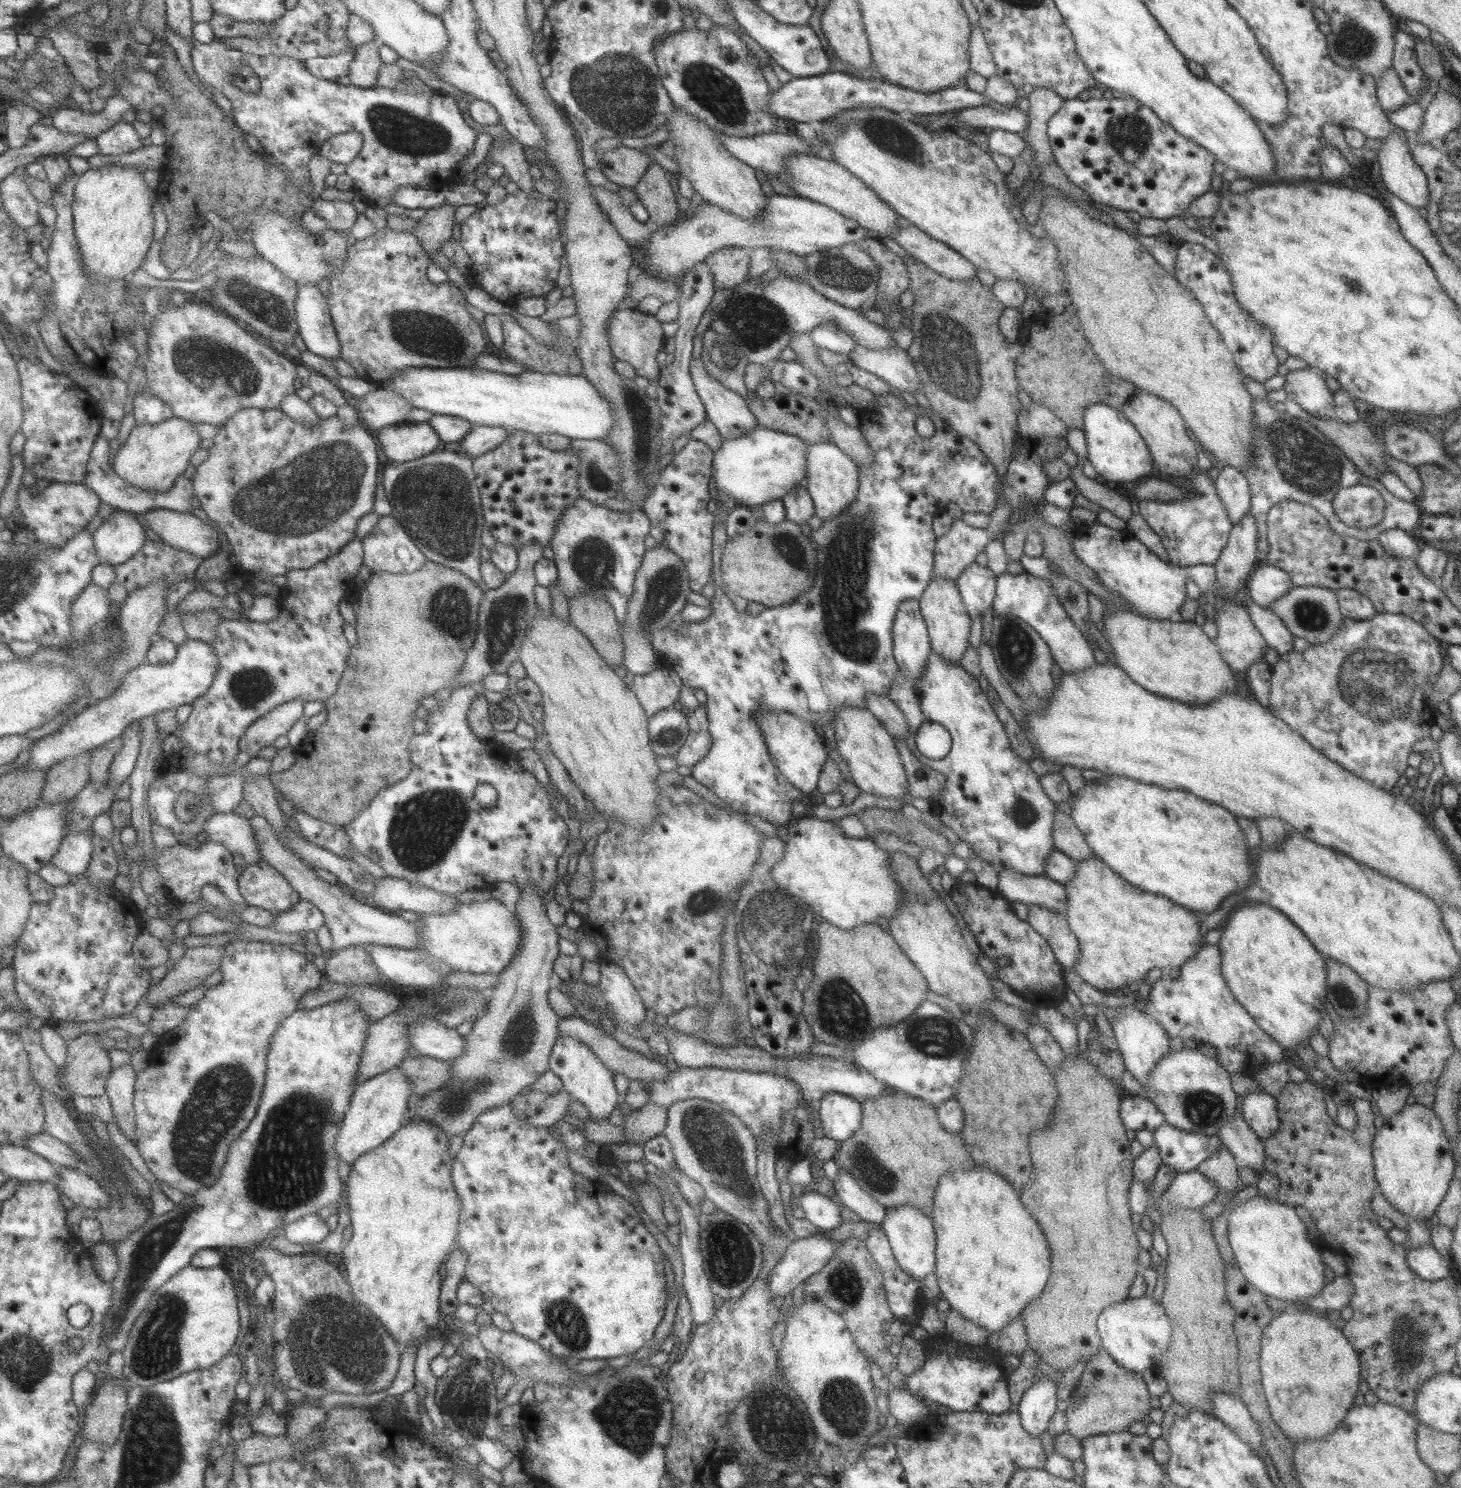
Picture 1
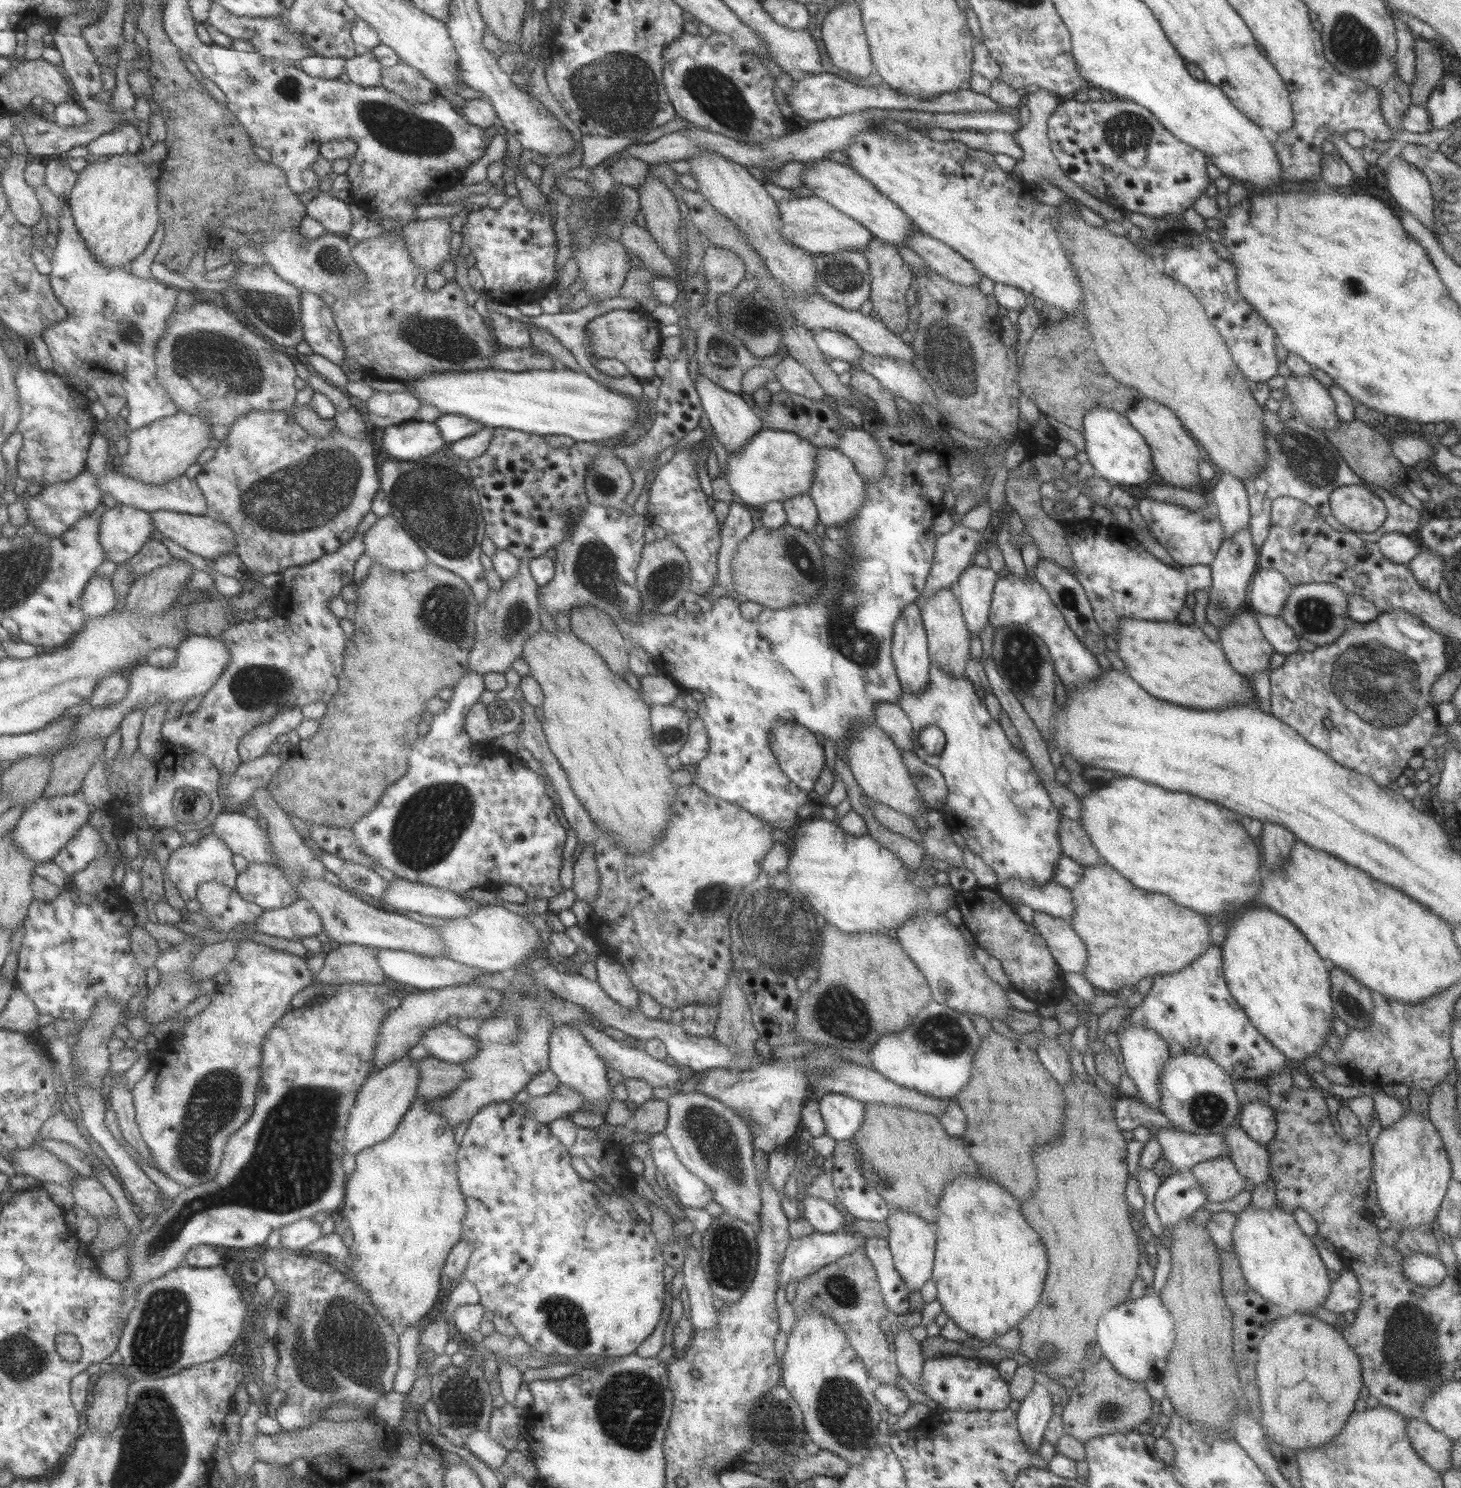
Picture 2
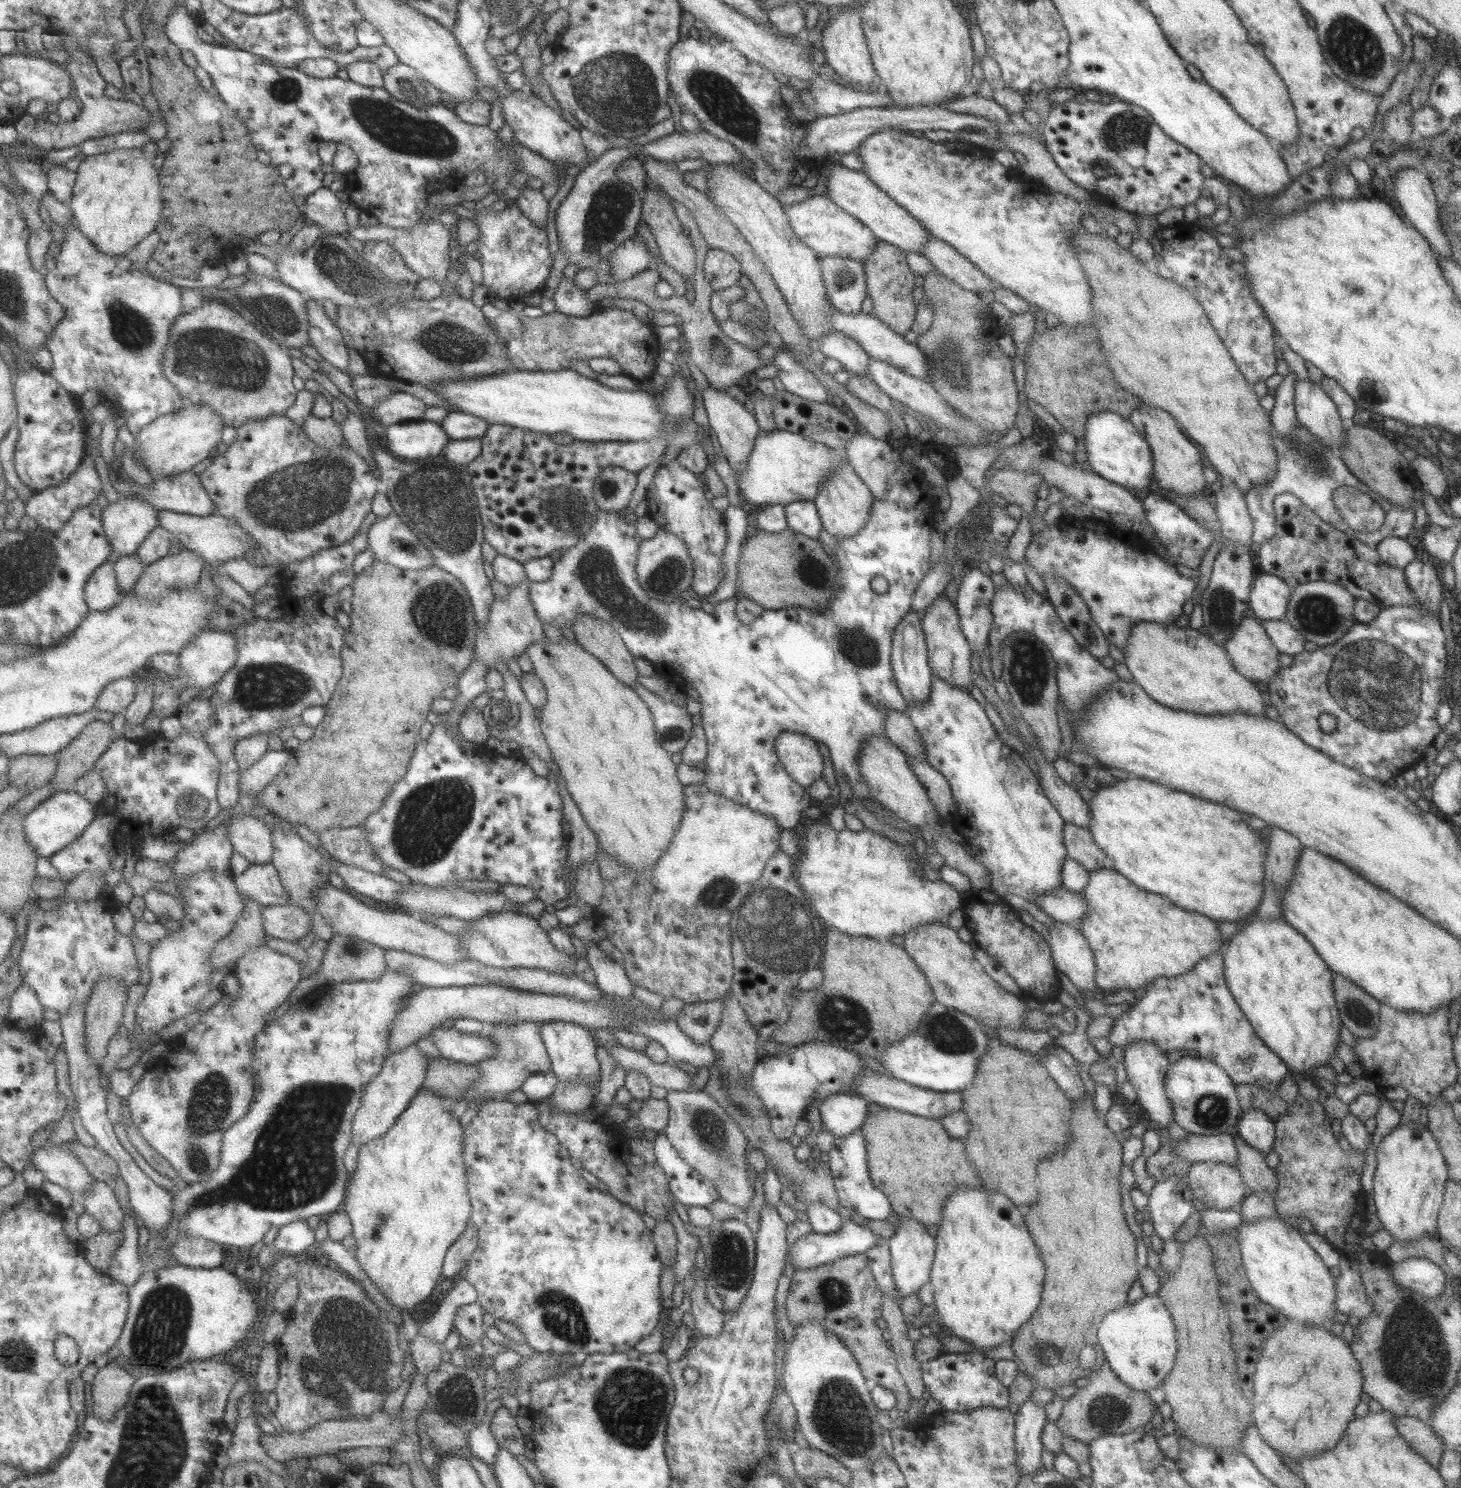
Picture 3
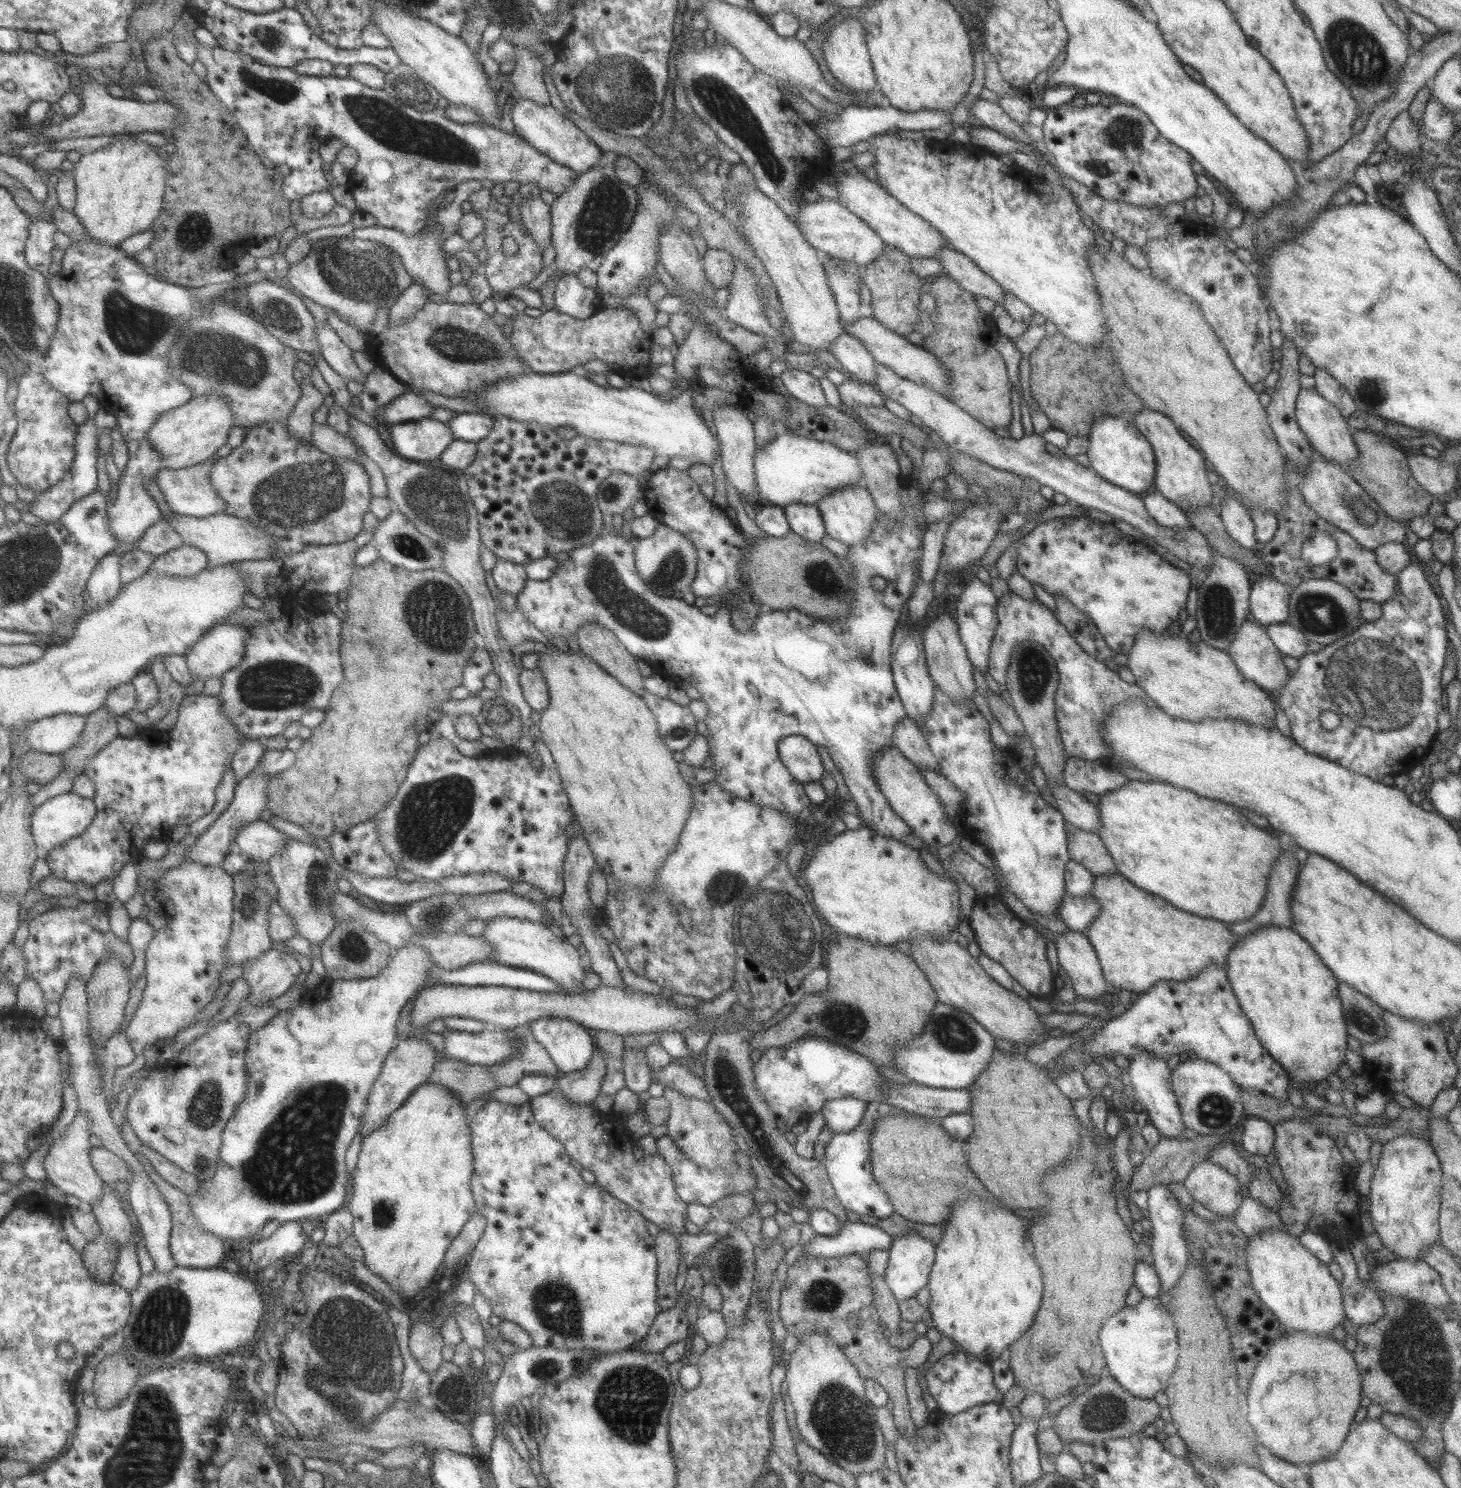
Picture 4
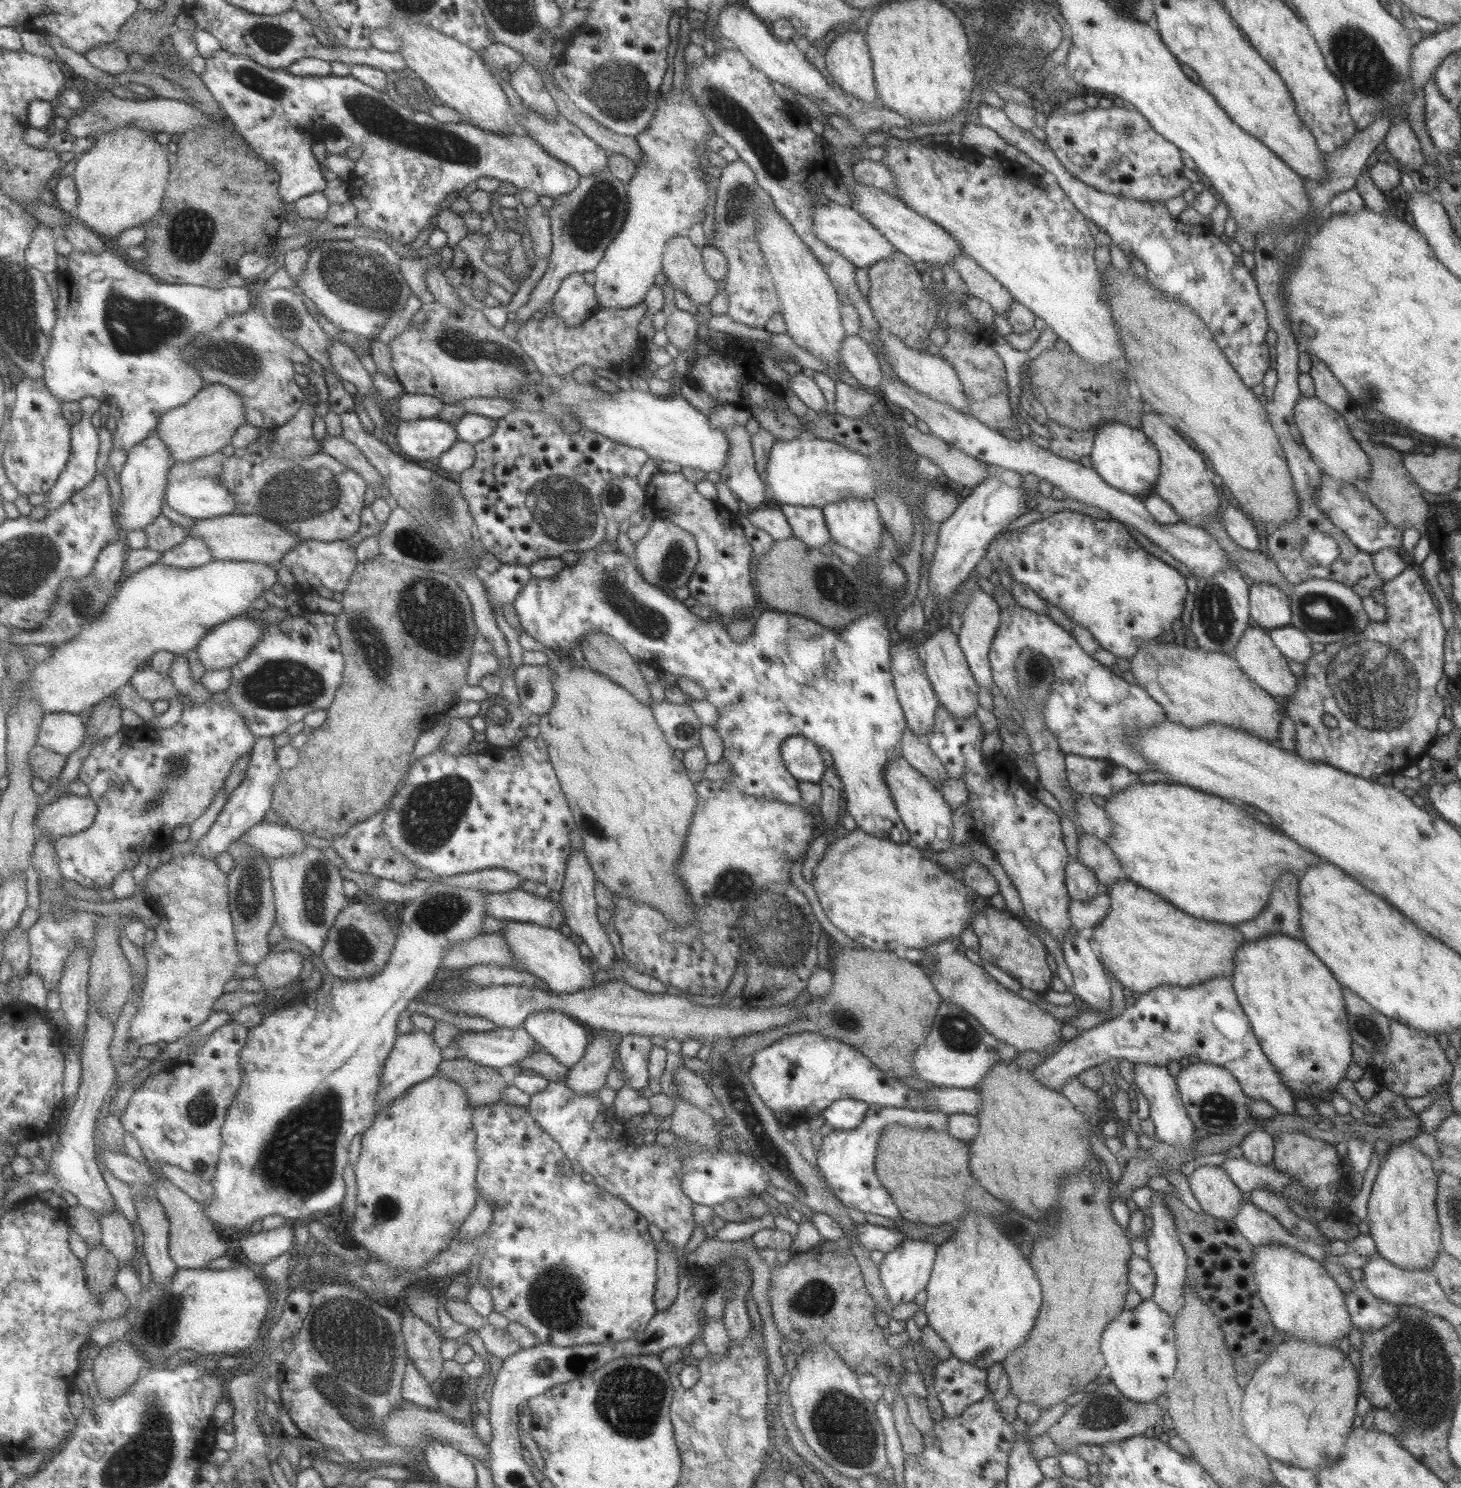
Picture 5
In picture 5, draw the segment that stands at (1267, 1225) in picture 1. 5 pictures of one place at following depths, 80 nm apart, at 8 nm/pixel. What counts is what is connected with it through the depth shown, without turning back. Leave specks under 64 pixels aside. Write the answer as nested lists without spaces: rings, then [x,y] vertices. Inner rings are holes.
[[[1264,1244],[1254,1247],[1254,1276],[1259,1298],[1268,1311],[1273,1326],[1288,1337],[1314,1342],[1321,1346],[1337,1346],[1337,1341],[1347,1337],[1352,1322],[1346,1310],[1344,1293],[1329,1276],[1323,1264],[1284,1244]]]

